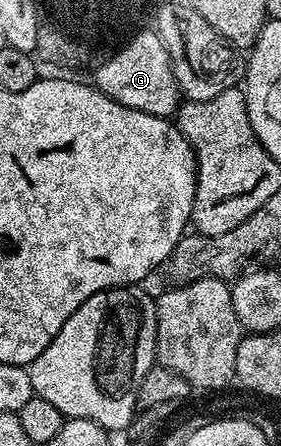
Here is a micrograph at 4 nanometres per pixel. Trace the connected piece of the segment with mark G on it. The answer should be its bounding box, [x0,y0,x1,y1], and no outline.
[92,30,180,118]

